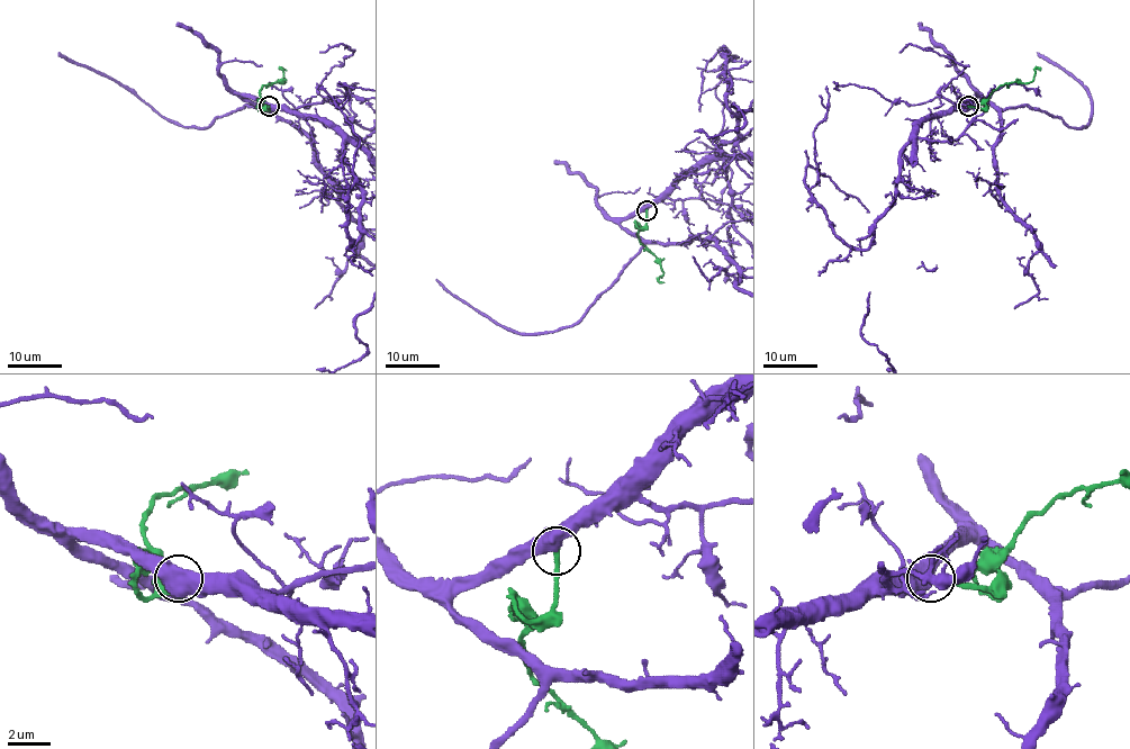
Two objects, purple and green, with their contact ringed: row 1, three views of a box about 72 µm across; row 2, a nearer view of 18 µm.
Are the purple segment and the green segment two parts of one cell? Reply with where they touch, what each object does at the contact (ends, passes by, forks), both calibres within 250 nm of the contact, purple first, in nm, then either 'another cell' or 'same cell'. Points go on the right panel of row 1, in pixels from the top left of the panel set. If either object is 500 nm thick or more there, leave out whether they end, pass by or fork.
place (968, 106); purple forks; green ends; calibres 480 and 280 nm; another cell

